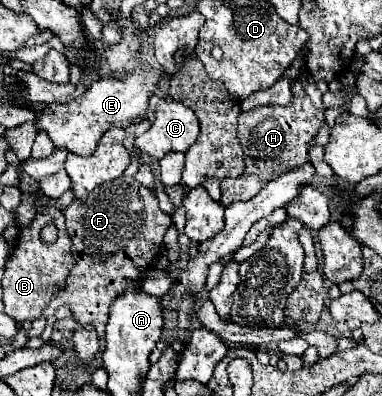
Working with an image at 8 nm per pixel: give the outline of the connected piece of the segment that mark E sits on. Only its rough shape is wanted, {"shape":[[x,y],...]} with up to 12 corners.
{"shape":[[166,74],[100,78],[36,120],[54,148],[90,156],[148,110]]}

